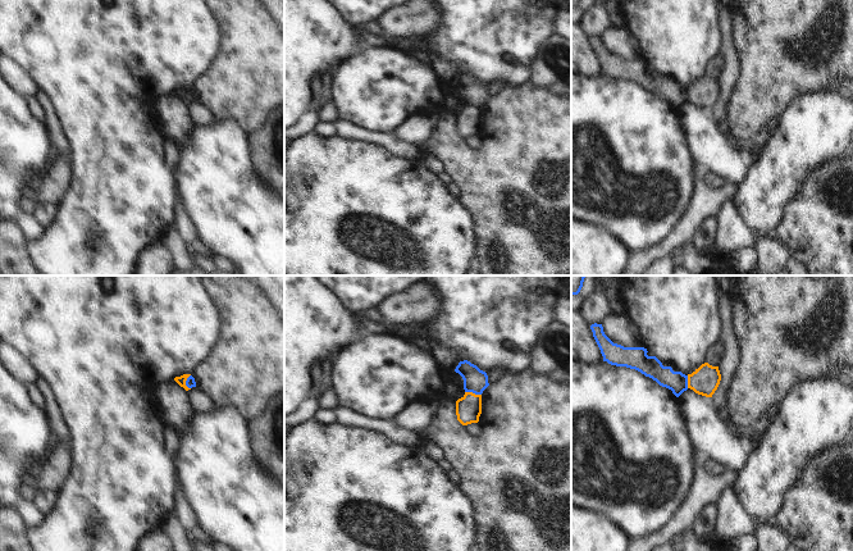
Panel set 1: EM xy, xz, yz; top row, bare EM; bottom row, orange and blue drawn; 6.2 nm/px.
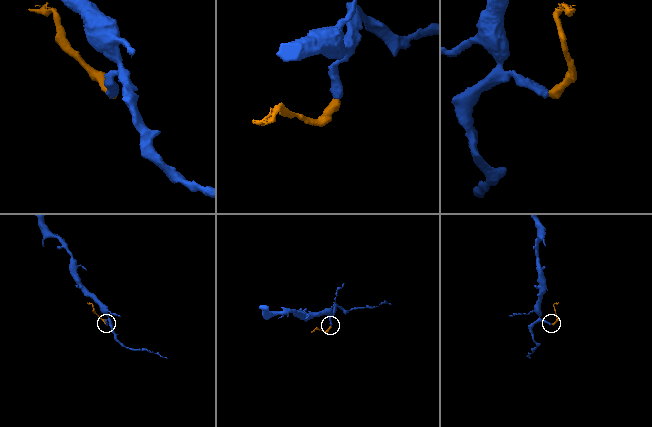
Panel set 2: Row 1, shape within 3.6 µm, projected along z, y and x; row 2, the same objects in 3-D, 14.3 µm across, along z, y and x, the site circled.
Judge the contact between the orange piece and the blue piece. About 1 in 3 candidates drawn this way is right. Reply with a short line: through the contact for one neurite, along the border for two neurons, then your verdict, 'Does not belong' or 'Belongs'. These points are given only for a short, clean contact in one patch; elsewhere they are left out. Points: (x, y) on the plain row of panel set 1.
Line: xz (465, 104), (480, 108). Does not belong

